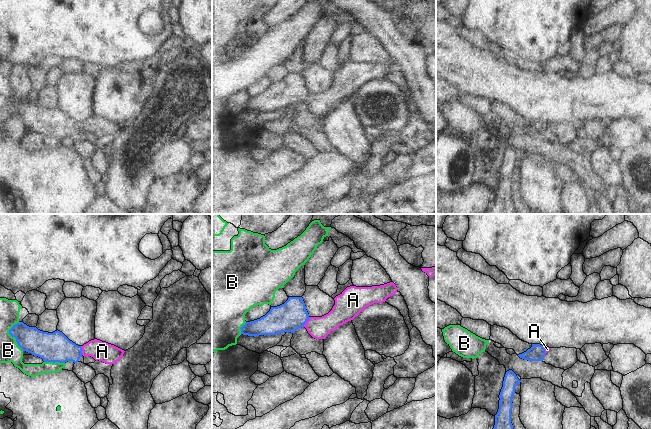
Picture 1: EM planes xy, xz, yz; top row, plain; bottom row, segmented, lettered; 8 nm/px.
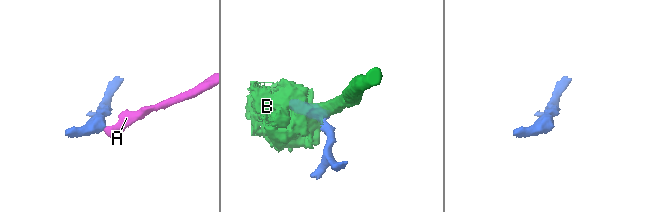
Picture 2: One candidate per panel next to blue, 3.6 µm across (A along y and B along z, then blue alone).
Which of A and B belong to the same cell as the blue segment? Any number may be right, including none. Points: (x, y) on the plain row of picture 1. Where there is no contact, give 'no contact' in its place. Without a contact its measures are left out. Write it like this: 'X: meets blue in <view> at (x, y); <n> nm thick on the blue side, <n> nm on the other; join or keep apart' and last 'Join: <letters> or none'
A: meets blue in xz at (306, 97); 240 nm thick on the blue side, 180 nm on the other; join
B: meets blue in xy at (13, 112); 200 nm thick on the blue side, 160 nm on the other; keep apart
Join: A

